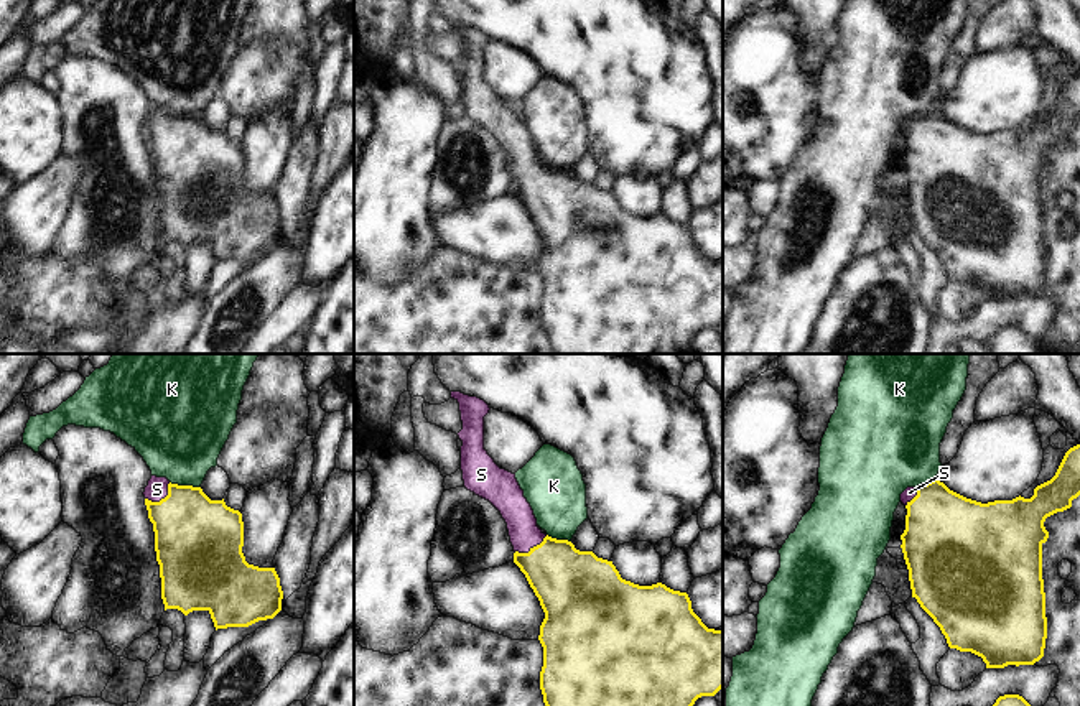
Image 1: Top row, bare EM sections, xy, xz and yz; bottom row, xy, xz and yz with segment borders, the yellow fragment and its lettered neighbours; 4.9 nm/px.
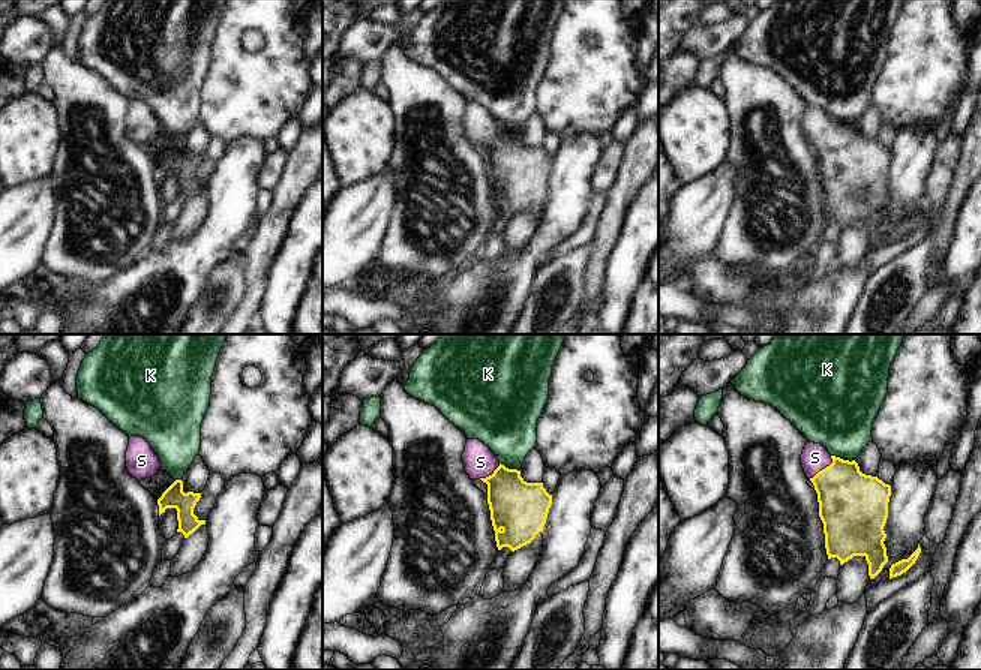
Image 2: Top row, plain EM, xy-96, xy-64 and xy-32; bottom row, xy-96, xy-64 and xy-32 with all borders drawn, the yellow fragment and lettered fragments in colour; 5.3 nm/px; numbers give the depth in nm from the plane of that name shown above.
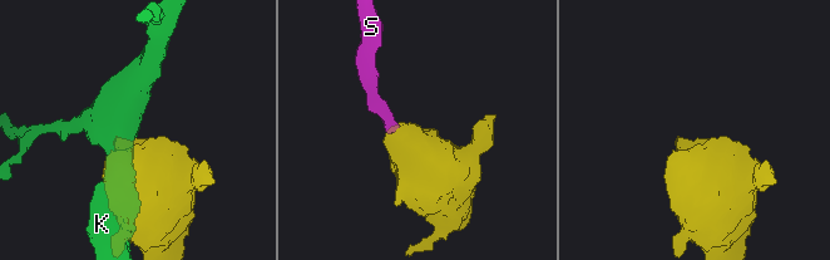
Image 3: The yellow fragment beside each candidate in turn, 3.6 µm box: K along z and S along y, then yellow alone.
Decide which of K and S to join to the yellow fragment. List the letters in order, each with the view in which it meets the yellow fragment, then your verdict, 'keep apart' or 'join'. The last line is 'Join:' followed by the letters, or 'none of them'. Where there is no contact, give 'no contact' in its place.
K: contact in xy; keep apart
S: contact in xy; join
Join: S

